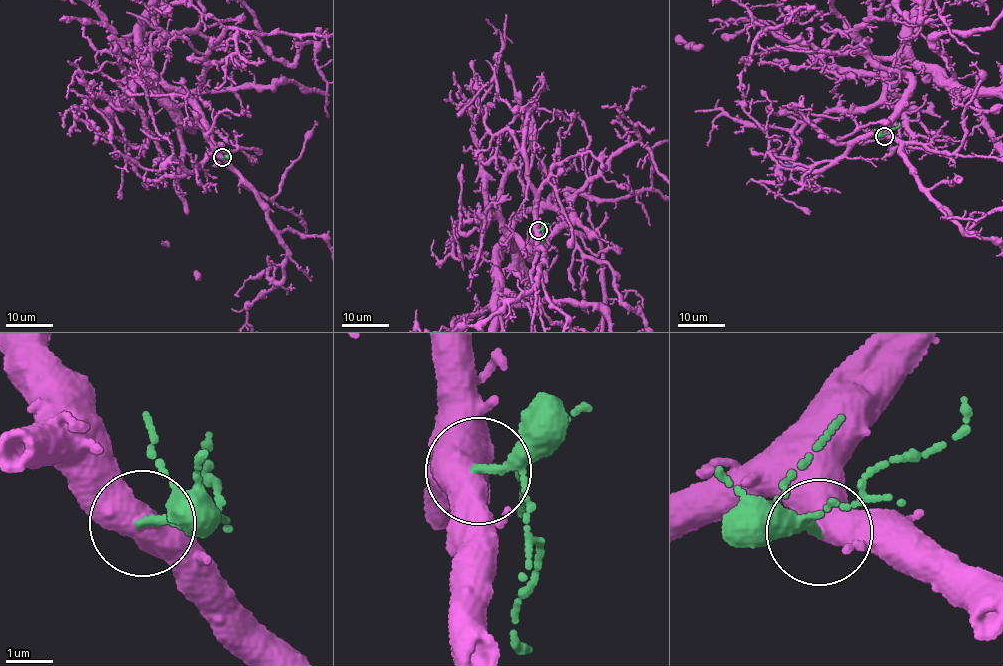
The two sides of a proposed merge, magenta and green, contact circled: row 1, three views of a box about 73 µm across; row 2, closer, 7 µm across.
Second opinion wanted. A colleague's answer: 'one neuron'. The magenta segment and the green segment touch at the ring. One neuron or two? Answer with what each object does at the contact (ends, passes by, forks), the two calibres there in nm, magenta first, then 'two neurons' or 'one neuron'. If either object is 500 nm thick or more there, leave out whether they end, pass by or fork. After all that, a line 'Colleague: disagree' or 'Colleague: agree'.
calibres 550 and 140 nm; two neurons
Colleague: disagree

